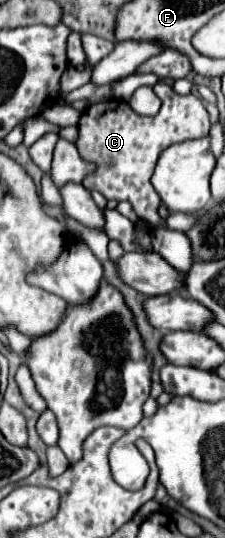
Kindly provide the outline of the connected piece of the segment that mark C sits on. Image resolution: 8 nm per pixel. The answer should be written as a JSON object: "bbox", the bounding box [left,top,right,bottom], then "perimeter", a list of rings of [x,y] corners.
{"bbox":[75,82,209,228],"perimeter":[[[165,82],[155,84],[155,94],[161,98],[161,110],[157,116],[139,116],[125,102],[111,100],[89,106],[79,120],[79,138],[75,142],[79,154],[99,168],[91,174],[83,186],[87,190],[101,192],[107,200],[127,200],[135,214],[149,222],[153,228],[165,228],[163,218],[159,218],[157,208],[161,204],[159,194],[151,186],[151,174],[159,154],[171,144],[205,138],[209,134],[209,112],[205,110],[201,98],[189,94],[179,96]]]}

